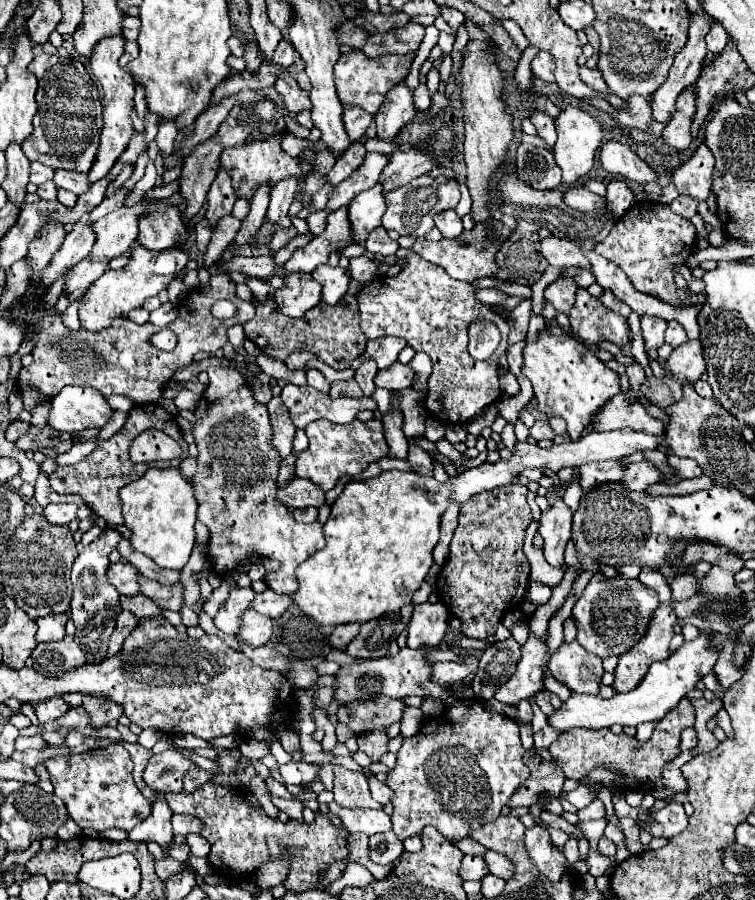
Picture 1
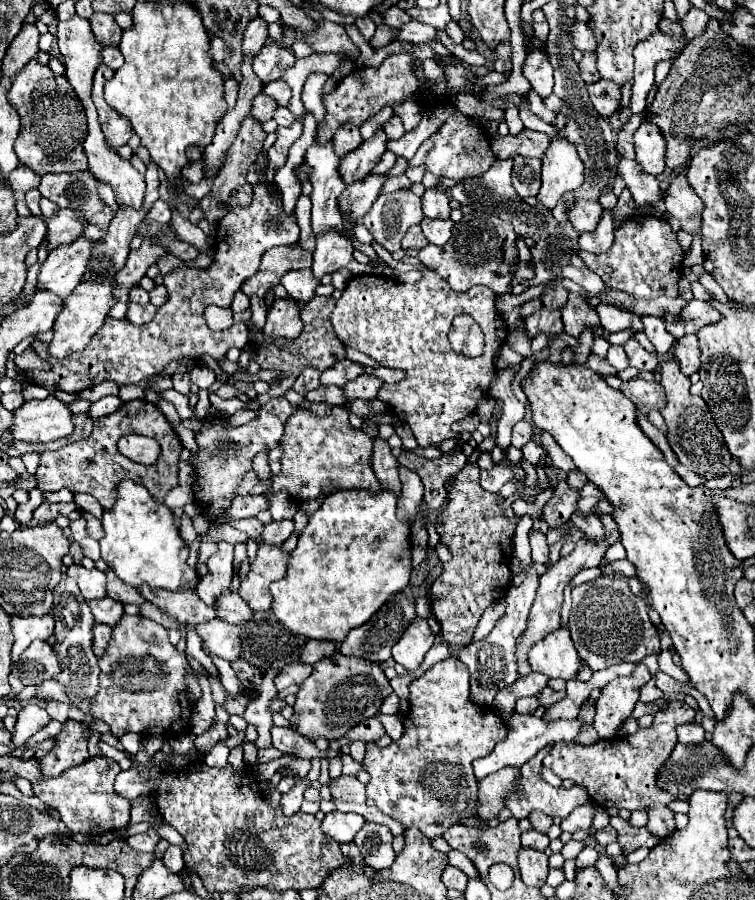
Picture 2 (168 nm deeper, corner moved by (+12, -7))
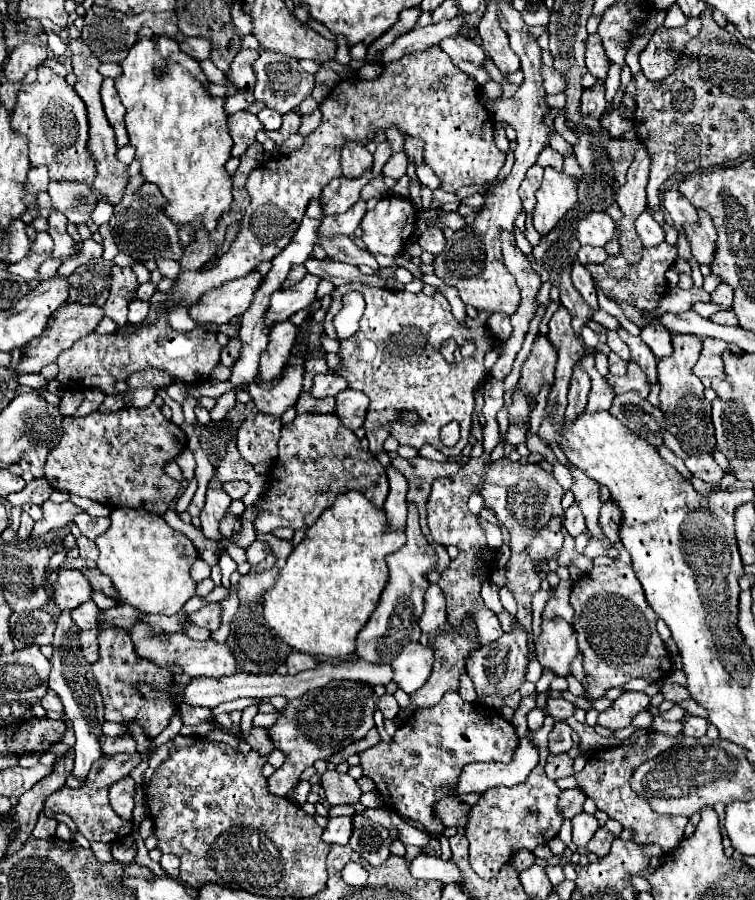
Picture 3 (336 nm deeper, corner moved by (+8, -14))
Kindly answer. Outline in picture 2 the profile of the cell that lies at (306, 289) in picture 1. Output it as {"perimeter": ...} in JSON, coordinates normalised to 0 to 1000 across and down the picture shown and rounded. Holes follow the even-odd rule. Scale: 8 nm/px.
{"perimeter":[[[366,331],[360,336],[360,342],[355,344],[355,356],[350,362],[350,373],[352,378],[363,378],[363,376],[395,376],[395,371],[400,369],[400,353],[397,353],[397,342],[392,338],[392,333],[387,331]]]}

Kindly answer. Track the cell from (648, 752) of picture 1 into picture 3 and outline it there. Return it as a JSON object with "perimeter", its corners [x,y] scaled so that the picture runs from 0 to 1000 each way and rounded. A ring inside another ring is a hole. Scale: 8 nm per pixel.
{"perimeter":[[[858,814],[856,821],[845,821],[842,826],[832,828],[819,828],[813,832],[795,832],[789,834],[787,839],[779,841],[776,846],[776,852],[768,857],[768,859],[760,859],[758,857],[758,843],[744,837],[744,839],[728,839],[726,846],[723,846],[723,861],[731,866],[731,868],[739,868],[744,863],[752,863],[752,861],[763,861],[763,868],[766,868],[766,874],[776,881],[776,886],[781,886],[789,897],[800,903],[805,903],[808,910],[816,910],[824,919],[832,919],[837,921],[837,934],[840,937],[848,937],[848,939],[861,939],[861,937],[869,937],[877,941],[879,948],[887,948],[893,946],[901,934],[906,932],[906,919],[911,914],[909,908],[887,908],[887,906],[872,906],[869,901],[861,899],[858,890],[848,888],[837,877],[834,877],[834,863],[840,859],[840,854],[869,841],[872,837],[877,837],[879,832],[890,830],[893,826],[898,826],[903,821],[903,817],[898,819],[885,819],[879,814]]]}

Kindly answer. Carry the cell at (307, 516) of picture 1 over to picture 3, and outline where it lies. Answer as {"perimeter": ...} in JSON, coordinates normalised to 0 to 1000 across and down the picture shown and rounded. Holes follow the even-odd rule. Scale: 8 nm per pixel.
{"perimeter":[[[339,599],[339,601],[331,603],[328,610],[326,610],[326,623],[336,630],[336,628],[344,626],[355,614],[358,614],[358,608],[352,608],[352,603],[347,603],[347,601]]]}

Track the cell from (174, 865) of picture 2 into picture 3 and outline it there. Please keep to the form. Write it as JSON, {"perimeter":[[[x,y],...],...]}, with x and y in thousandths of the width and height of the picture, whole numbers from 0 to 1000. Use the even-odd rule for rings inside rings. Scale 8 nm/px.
{"perimeter":[[[215,950],[215,954],[212,954],[212,963],[220,968],[220,972],[225,972],[225,974],[236,974],[238,954],[236,954],[233,950]]]}

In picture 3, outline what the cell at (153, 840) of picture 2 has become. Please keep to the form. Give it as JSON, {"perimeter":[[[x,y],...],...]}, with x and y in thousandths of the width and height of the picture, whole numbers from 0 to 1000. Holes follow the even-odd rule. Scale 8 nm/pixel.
{"perimeter":[[[177,937],[177,941],[170,941],[170,939],[148,939],[148,952],[154,957],[162,957],[162,959],[175,959],[177,952],[180,952],[180,937]]]}

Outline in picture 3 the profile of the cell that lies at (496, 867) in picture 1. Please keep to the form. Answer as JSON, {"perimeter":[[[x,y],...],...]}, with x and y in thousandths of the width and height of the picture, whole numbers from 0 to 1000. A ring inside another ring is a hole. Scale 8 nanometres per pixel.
{"perimeter":[[[556,948],[543,957],[543,972],[559,979],[585,979],[585,981],[609,981],[612,970],[599,957],[585,957],[577,950]]]}

